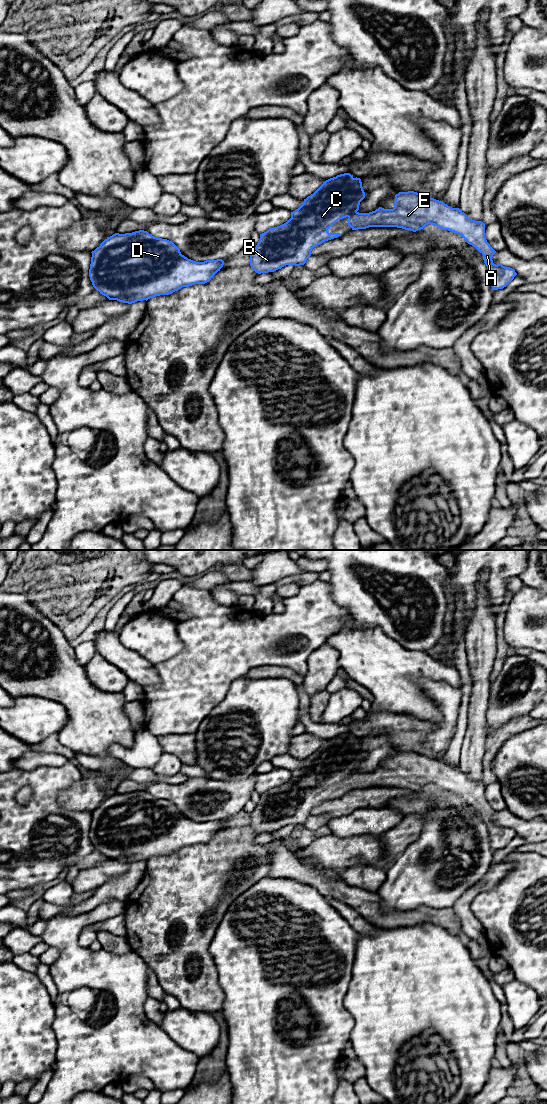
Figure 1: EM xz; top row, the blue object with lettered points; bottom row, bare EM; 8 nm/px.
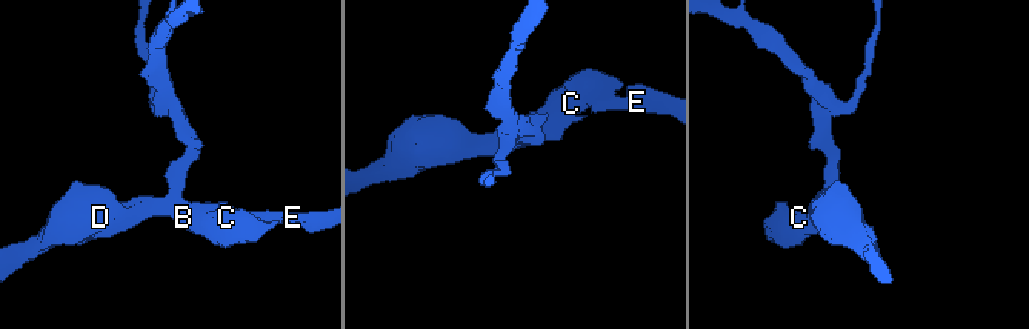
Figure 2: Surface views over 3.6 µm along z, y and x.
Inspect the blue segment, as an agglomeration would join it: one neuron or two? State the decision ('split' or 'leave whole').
leave whole

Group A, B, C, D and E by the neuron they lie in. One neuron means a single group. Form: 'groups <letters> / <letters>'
groups A B C D E

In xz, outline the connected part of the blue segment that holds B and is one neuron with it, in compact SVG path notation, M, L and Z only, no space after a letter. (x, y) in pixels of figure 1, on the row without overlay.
M350 733L337 735L326 740L313 754L304 759L303 764L291 772L291 778L284 784L269 788L260 794L255 809L250 812L250 826L258 834L274 832L286 825L304 825L311 816L314 807L325 801L341 796L340 793L329 793L328 789L338 780L348 778L352 790L369 787L397 787L416 792L426 785L432 784L441 790L448 790L461 795L468 804L475 807L482 815L488 829L490 845L493 850L503 849L517 835L514 829L502 824L494 824L492 817L496 811L485 797L485 784L467 777L459 768L452 768L443 761L430 758L414 751L399 752L395 755L394 768L379 767L369 773L359 773L360 762L365 758L365 752L360 738L354 738Z

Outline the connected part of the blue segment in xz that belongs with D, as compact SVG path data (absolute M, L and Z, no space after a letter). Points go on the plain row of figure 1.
M144 790L115 793L91 813L89 837L93 847L109 860L128 864L169 855L182 847L205 844L224 825L222 819L204 822L188 819L173 802L154 797Z

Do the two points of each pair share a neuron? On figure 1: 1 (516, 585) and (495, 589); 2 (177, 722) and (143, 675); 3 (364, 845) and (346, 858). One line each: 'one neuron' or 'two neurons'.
1: two neurons
2: two neurons
3: one neuron

